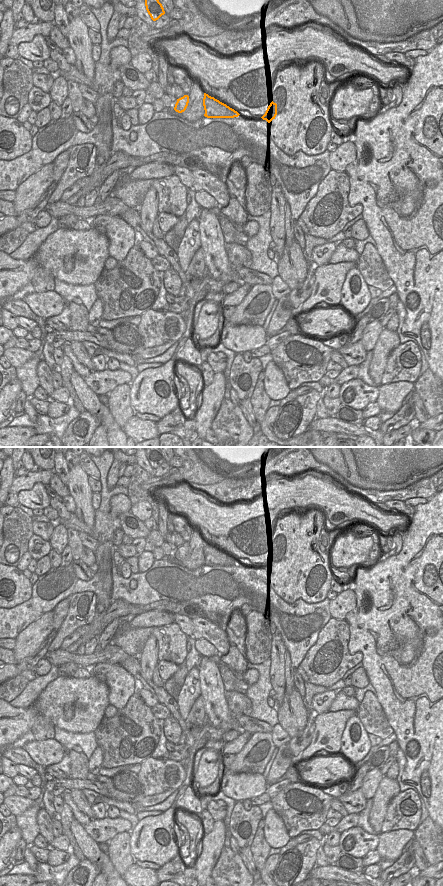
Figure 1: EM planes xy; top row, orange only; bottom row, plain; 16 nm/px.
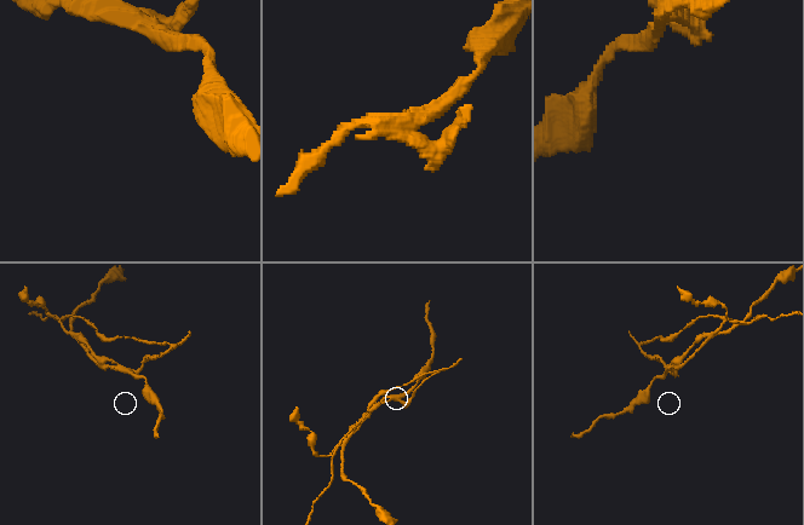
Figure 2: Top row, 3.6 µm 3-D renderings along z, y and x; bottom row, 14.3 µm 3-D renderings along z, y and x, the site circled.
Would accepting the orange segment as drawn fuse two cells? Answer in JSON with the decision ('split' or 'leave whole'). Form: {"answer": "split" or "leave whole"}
{"answer": "split"}

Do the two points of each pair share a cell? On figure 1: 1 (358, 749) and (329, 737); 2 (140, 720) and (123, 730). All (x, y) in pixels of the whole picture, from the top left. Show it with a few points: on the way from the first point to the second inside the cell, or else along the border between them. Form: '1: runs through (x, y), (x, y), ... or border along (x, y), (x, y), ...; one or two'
1: border along (349, 719), (341, 737), (341, 748), (338, 753); two
2: runs through (136, 724), (130, 730), (127, 730); one

